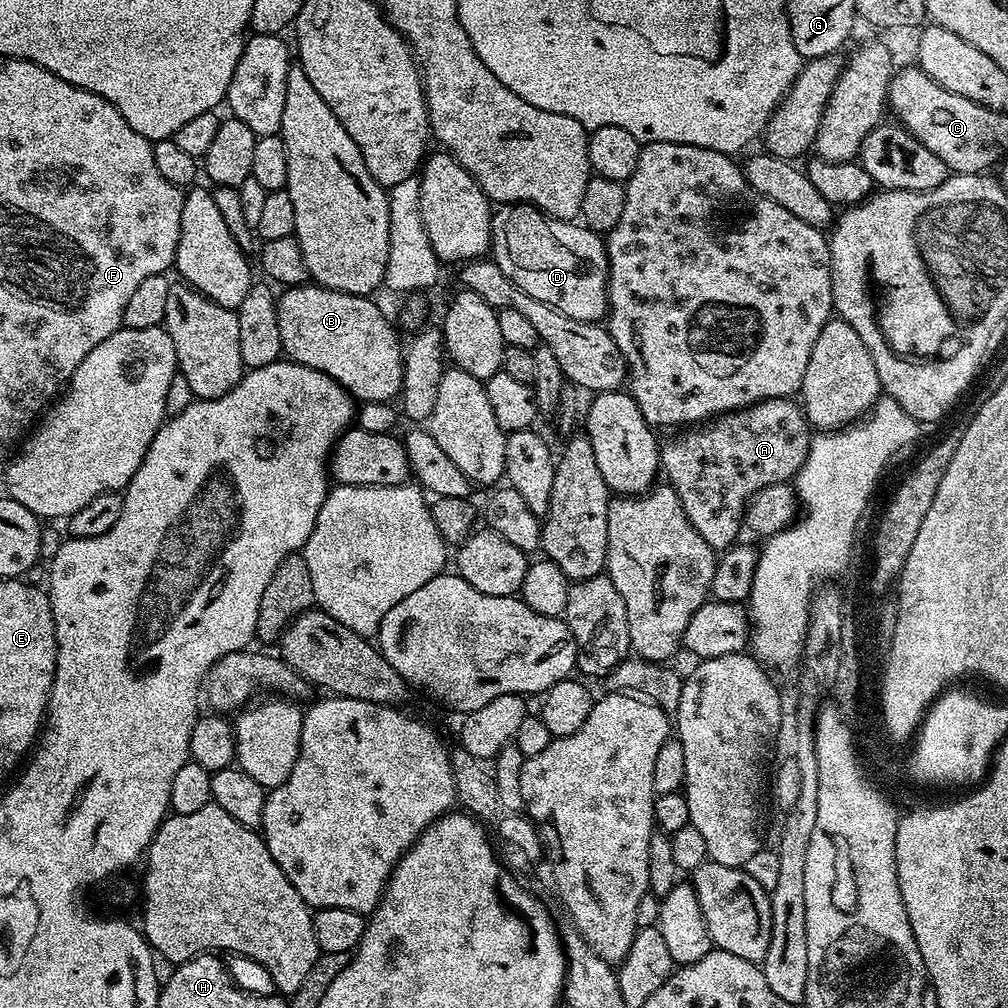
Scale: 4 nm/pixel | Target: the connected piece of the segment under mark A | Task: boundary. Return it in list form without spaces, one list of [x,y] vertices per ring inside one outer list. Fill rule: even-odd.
[[[795,399],[760,400],[749,408],[726,412],[699,426],[677,431],[673,440],[663,441],[660,466],[663,475],[668,475],[665,476],[667,483],[678,494],[694,530],[706,538],[710,547],[723,550],[731,548],[741,539],[744,511],[748,509],[754,494],[758,494],[758,490],[766,490],[766,486],[787,484],[795,478],[808,454],[813,435],[803,407]]]

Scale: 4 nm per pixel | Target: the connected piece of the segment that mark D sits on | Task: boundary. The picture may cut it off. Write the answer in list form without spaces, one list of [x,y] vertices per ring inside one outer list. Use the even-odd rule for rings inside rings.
[[[509,204],[500,206],[492,214],[491,259],[530,298],[554,306],[575,320],[600,322],[608,314],[608,250],[606,240],[599,232],[592,232],[583,223],[553,220],[531,204]]]

